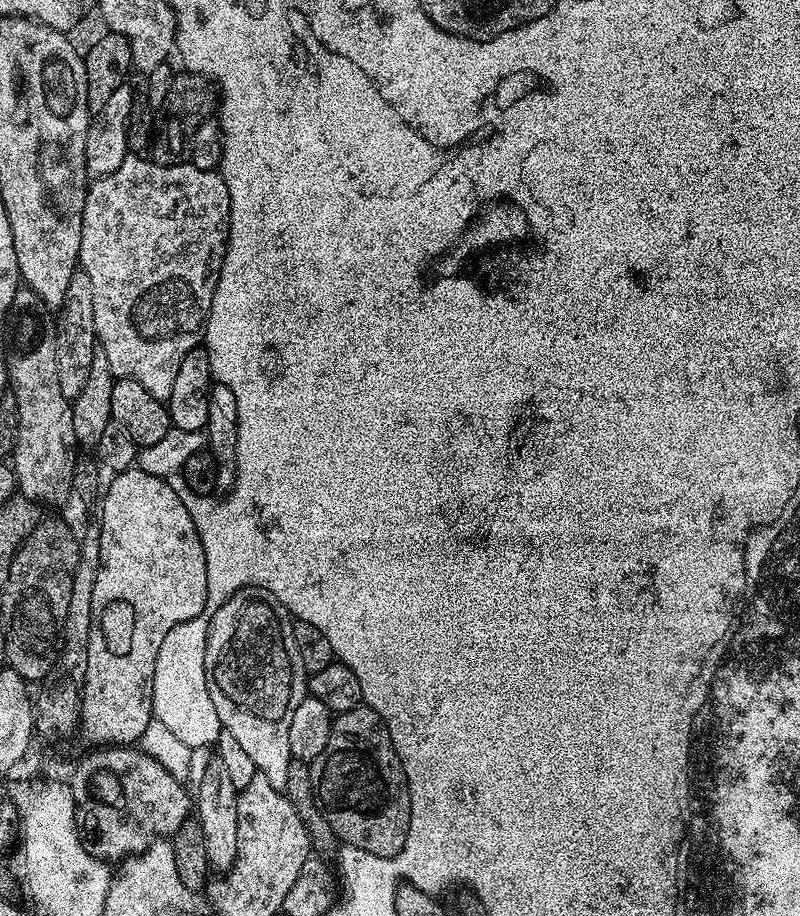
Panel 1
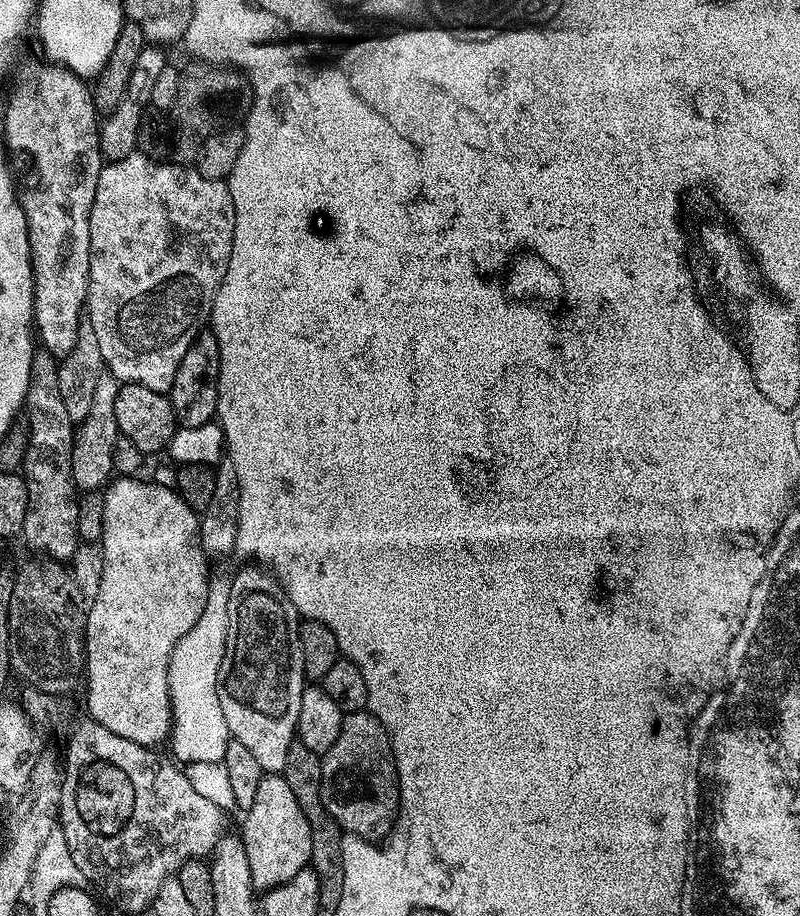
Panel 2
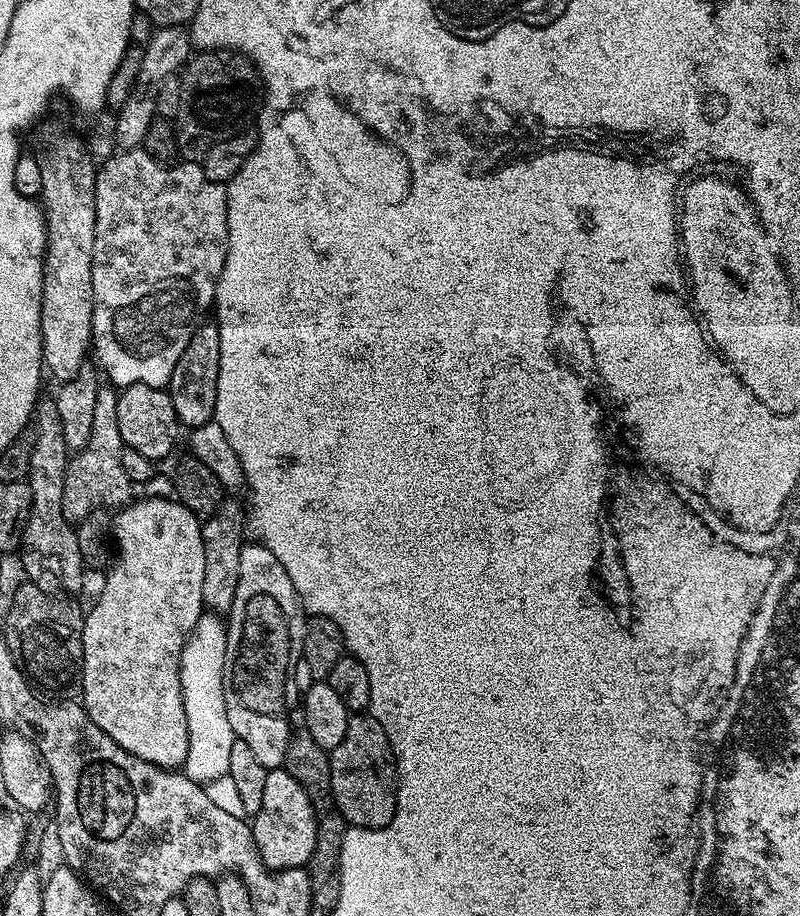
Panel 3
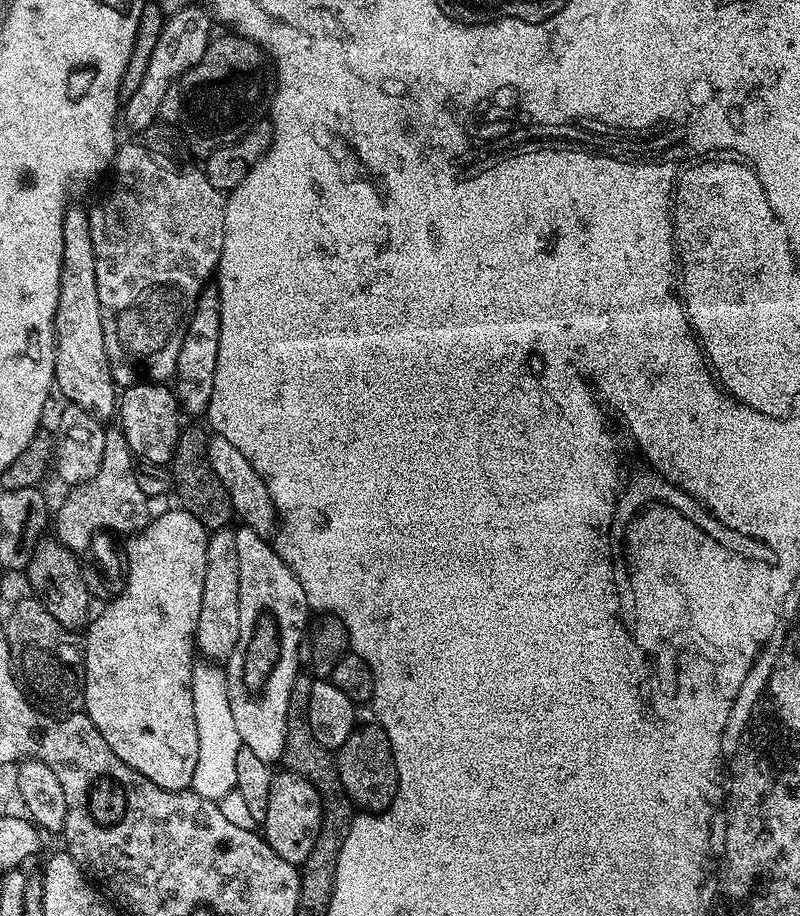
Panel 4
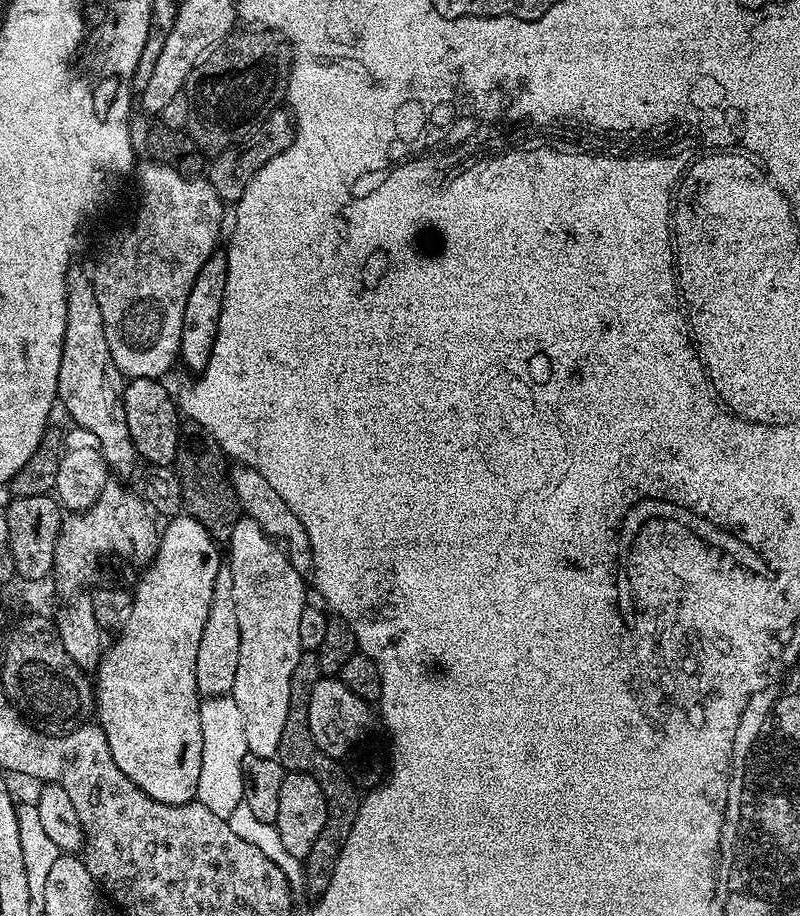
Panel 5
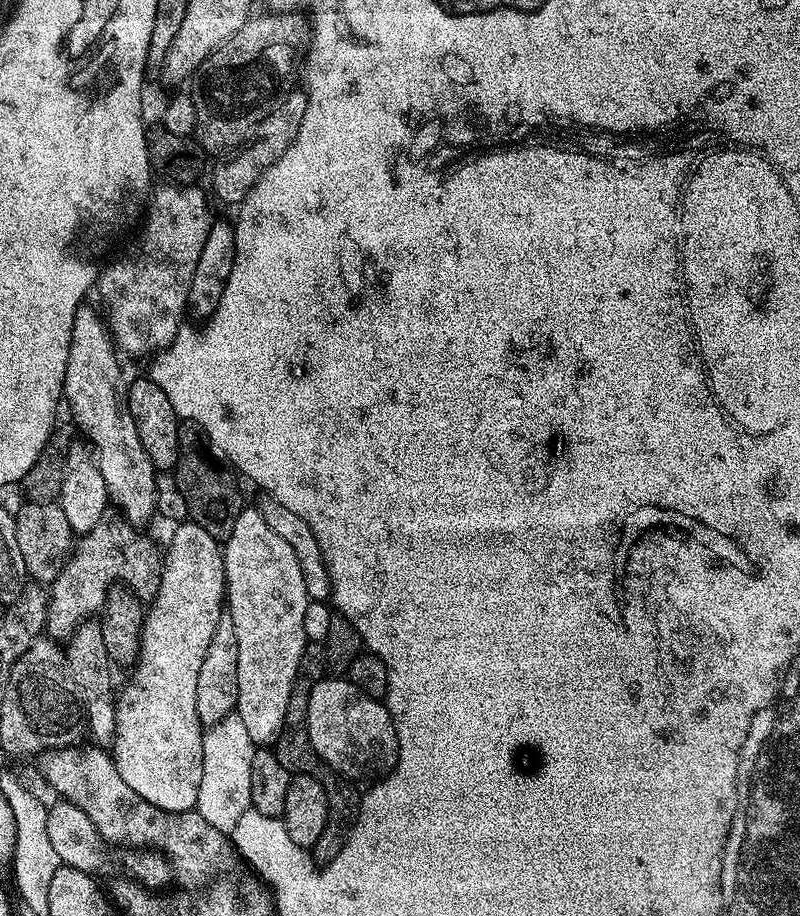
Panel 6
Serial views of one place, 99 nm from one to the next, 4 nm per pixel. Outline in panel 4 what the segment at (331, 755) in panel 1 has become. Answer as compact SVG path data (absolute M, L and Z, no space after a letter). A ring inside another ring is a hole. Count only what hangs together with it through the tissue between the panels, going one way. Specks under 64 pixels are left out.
M361 723L342 742L340 748L335 749L336 769L342 778L342 786L346 790L348 799L357 809L368 814L384 812L396 796L398 790L398 770L396 759L390 746L390 738L380 729L379 724Z

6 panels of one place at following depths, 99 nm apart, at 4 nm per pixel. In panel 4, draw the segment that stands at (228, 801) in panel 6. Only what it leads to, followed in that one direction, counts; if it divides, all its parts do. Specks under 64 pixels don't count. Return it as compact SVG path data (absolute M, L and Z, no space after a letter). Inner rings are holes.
M229 690L224 691L224 704L220 704L212 692L204 692L204 700L194 700L194 718L198 727L199 752L190 786L200 797L218 802L226 794L235 791L235 763L242 746L234 716L230 713Z

